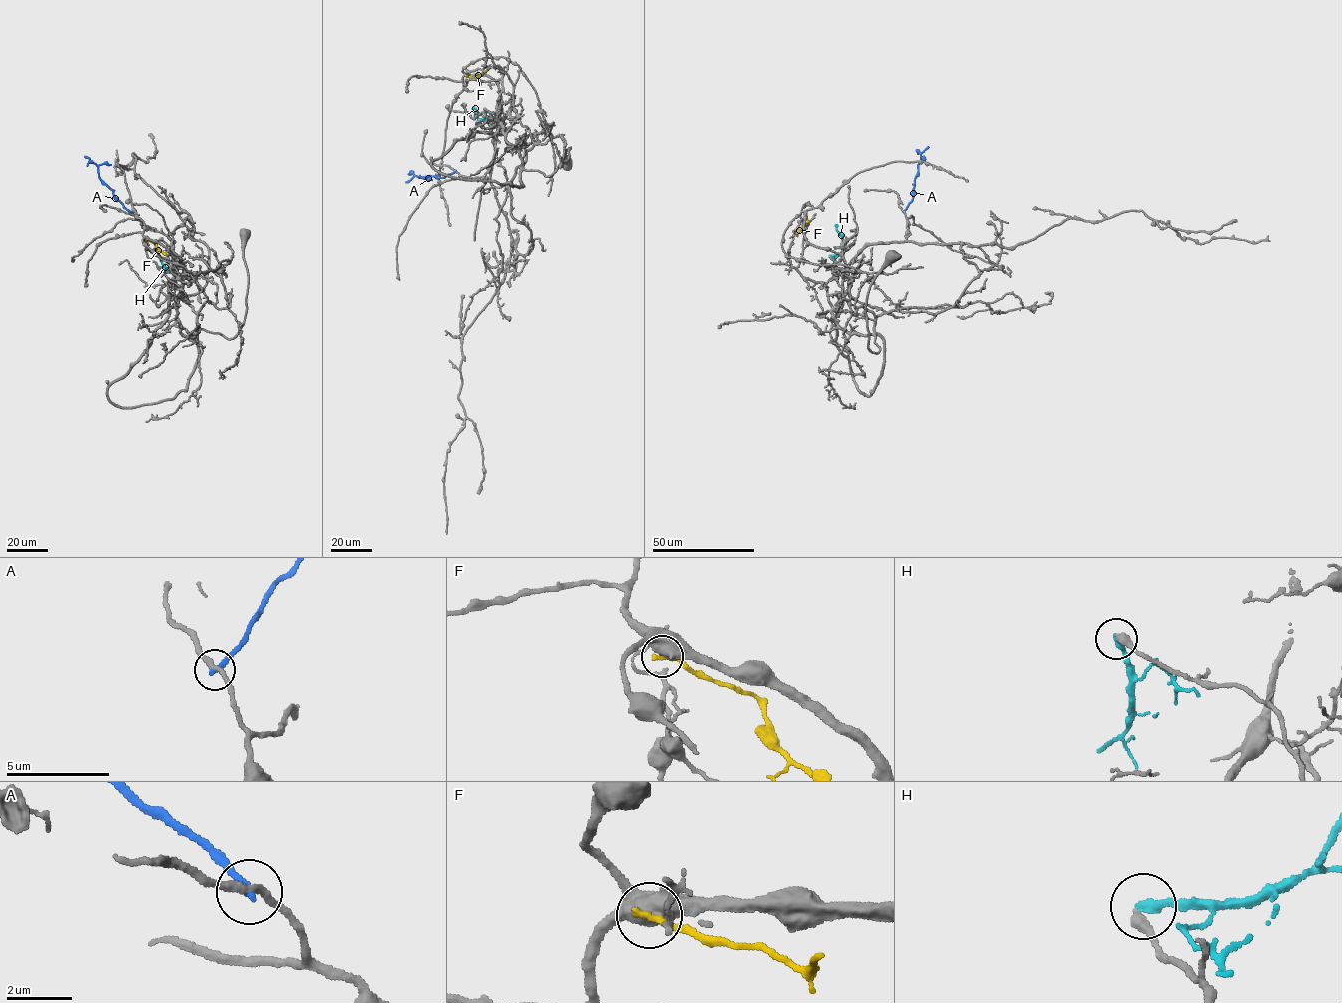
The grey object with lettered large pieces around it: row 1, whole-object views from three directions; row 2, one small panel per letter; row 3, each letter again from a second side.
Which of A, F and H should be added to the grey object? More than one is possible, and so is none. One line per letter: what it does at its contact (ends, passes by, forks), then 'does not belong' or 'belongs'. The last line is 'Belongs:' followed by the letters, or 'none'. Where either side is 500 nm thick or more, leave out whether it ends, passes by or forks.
A: it ends there; does not belong
F: does not belong
H: it ends there; does not belong
Belongs: none

